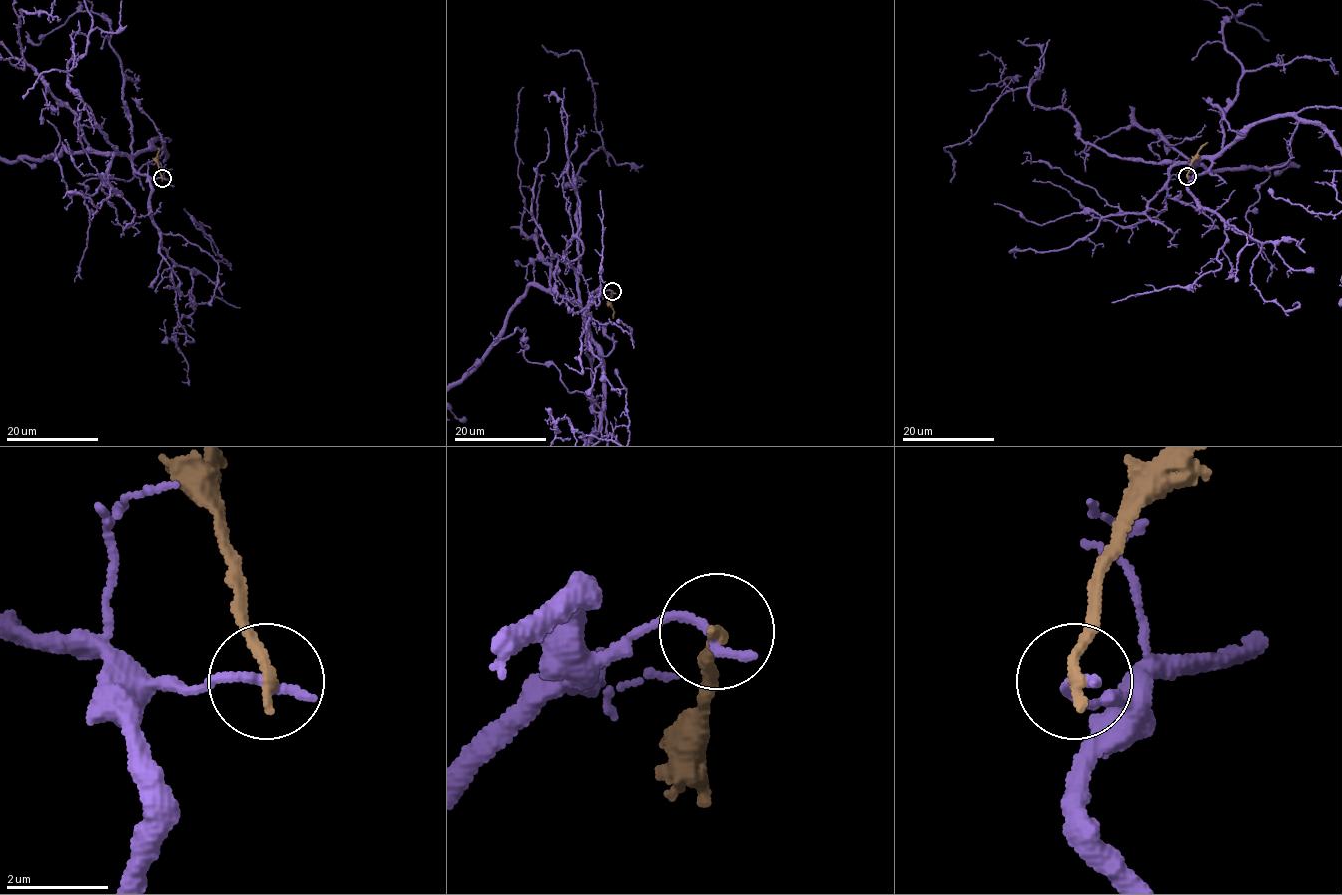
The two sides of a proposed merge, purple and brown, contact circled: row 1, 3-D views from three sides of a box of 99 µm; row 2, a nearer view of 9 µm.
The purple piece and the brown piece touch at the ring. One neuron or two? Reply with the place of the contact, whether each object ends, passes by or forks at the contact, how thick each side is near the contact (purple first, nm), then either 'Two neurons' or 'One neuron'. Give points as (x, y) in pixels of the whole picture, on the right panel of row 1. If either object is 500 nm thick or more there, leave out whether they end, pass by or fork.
Place: (1187, 176). At the ring purple ends. At the ring brown ends. Thickness 220 nm (purple) against 240 nm. Two neurons

